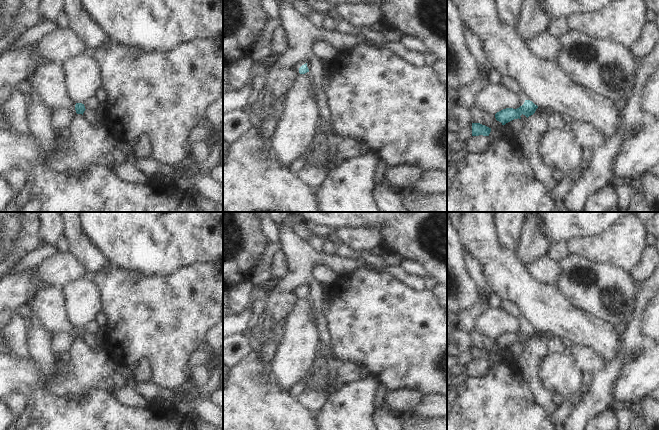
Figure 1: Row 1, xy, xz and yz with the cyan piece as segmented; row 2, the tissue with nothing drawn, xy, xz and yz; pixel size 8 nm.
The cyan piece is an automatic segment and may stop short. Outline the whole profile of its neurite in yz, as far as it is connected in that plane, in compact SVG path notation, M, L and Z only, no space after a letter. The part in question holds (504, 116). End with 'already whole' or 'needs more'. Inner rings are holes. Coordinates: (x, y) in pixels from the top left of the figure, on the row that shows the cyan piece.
M525 100L524 104L520 106L517 109L513 108L506 108L503 109L495 114L495 118L497 121L501 122L502 125L505 125L506 123L514 120L514 119L521 119L521 115L525 115L527 118L531 115L533 115L538 108L537 105L535 105L530 100Z; already whole

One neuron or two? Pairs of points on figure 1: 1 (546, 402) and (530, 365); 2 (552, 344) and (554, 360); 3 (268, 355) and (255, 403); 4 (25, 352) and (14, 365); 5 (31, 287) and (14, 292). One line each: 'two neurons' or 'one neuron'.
1: one neuron
2: two neurons
3: two neurons
4: two neurons
5: one neuron

